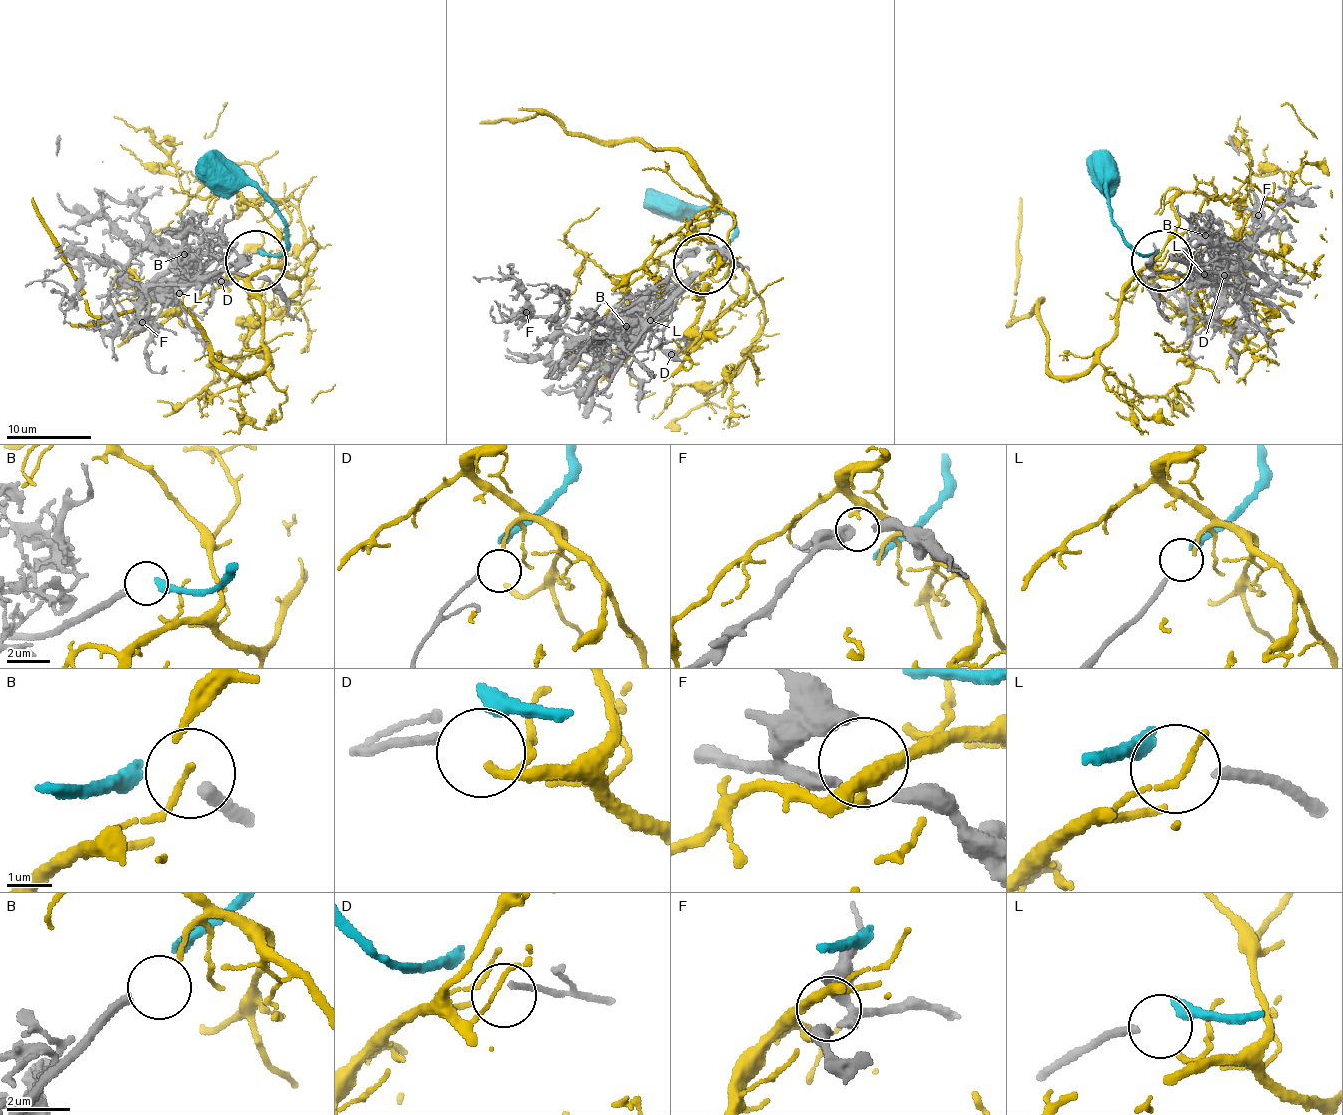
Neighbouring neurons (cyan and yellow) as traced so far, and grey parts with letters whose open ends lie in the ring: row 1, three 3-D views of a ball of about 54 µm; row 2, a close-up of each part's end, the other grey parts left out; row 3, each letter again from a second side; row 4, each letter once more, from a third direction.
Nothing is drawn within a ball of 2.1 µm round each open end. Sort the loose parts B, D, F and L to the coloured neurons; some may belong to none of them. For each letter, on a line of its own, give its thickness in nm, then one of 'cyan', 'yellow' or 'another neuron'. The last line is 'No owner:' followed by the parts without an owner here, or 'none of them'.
B: calibre 280 nm; another neuron
D: calibre 170 nm; yellow
F: calibre 650 nm; another neuron
L: calibre 240 nm; cyan
No owner: B, F

